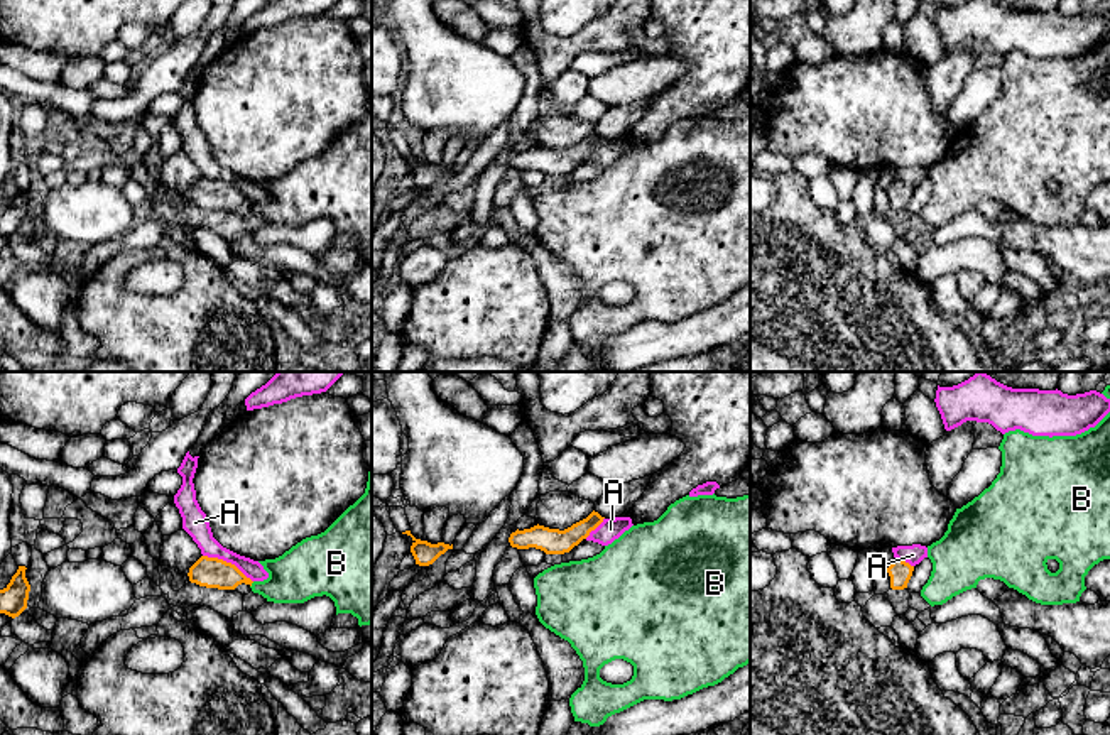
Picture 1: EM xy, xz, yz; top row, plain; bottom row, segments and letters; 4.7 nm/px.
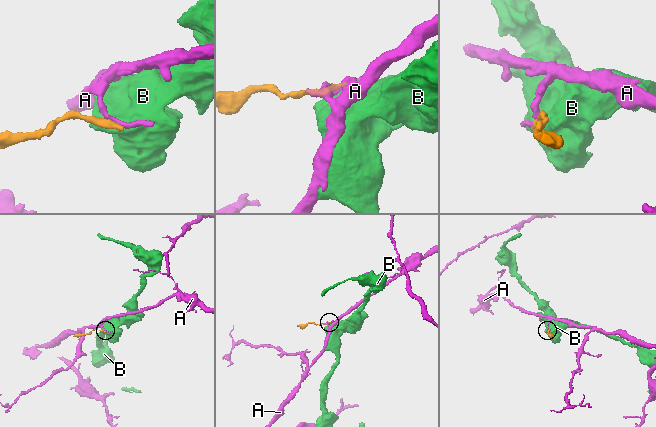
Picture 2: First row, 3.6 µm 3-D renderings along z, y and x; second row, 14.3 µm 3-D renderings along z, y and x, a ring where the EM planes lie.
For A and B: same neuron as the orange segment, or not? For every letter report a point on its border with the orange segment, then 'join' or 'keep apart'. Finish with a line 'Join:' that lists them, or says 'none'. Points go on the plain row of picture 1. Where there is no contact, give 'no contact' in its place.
A: xy (228, 185) | keep apart
B: xy (250, 206) | keep apart
Join: none

